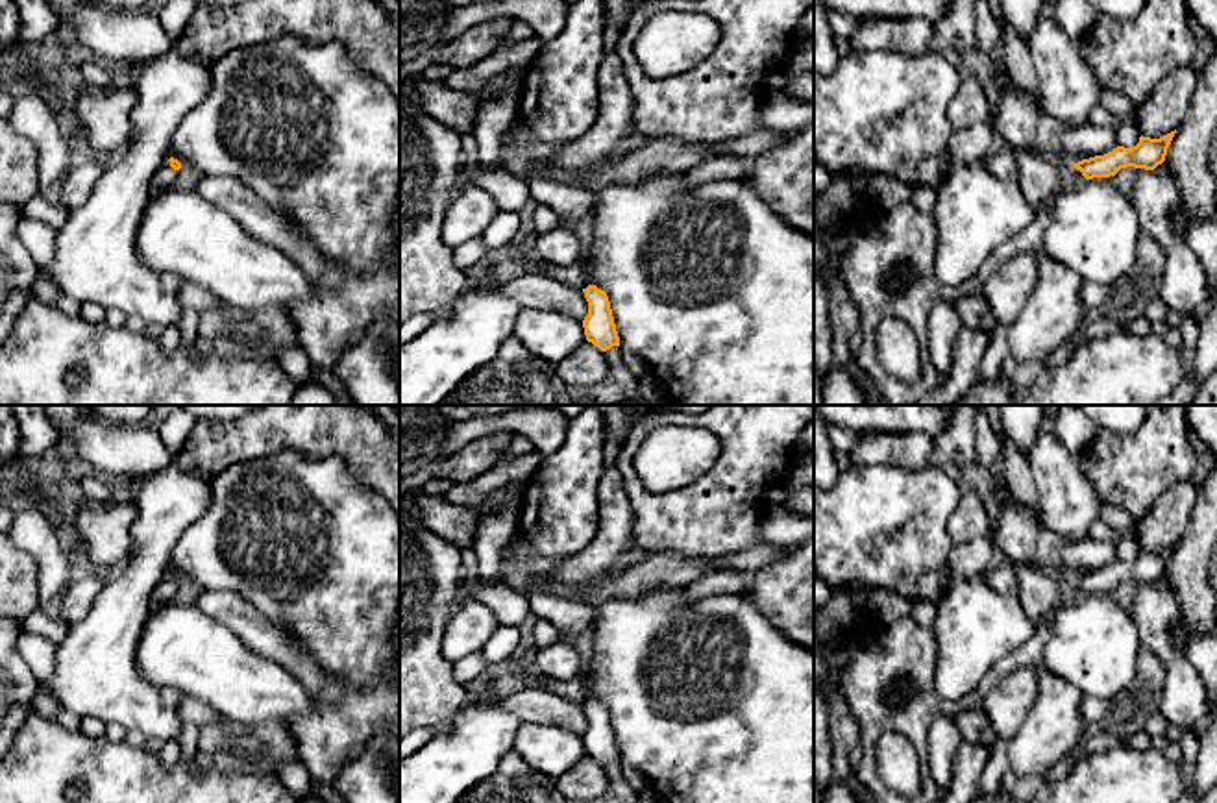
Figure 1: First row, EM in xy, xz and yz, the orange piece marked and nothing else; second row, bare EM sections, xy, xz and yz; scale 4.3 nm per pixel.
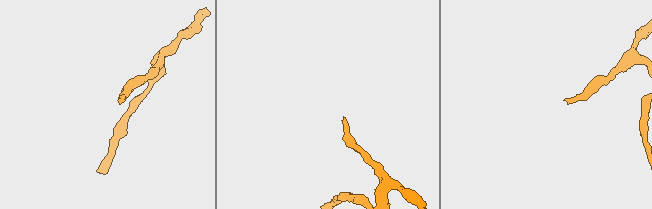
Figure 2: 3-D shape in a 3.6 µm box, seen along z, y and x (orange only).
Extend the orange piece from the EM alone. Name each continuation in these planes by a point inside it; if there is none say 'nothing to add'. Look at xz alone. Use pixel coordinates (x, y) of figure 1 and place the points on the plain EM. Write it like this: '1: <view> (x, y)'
nothing to add

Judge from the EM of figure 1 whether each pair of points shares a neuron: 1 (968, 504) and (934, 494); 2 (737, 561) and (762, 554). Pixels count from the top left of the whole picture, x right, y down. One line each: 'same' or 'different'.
1: different
2: same

